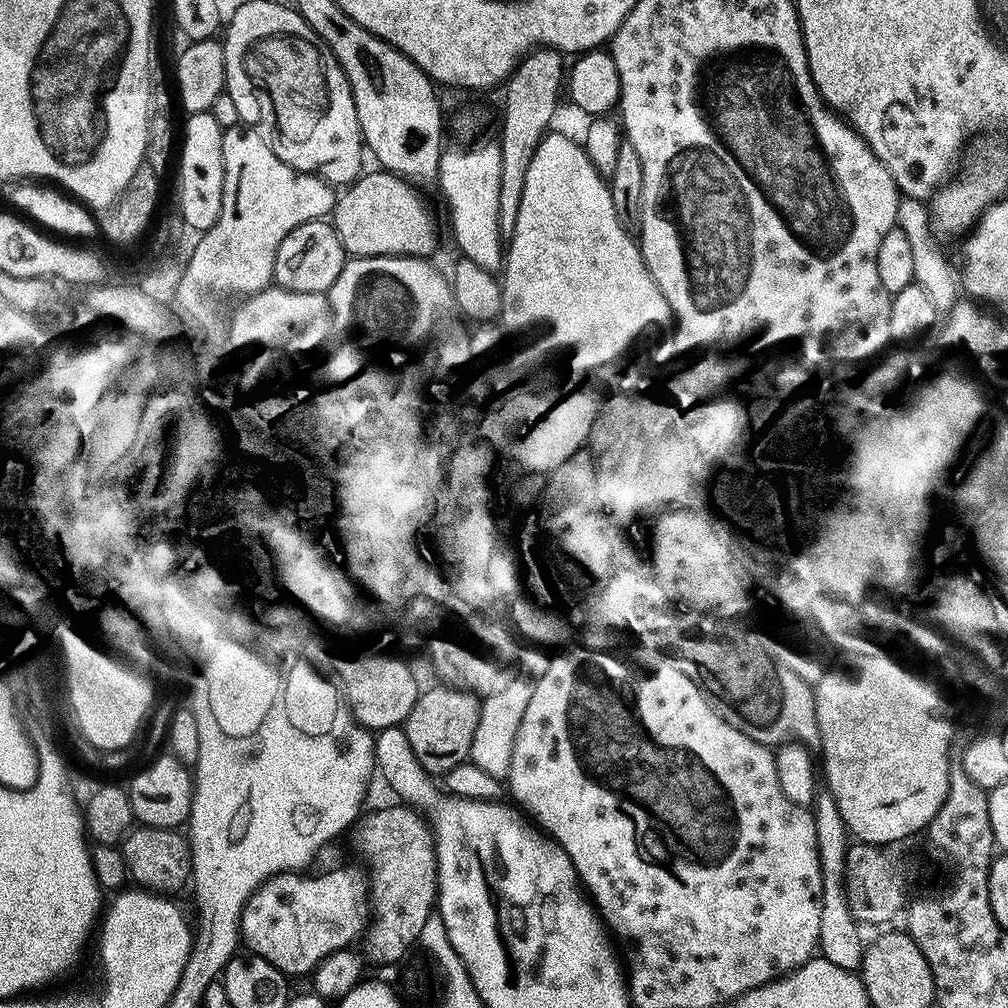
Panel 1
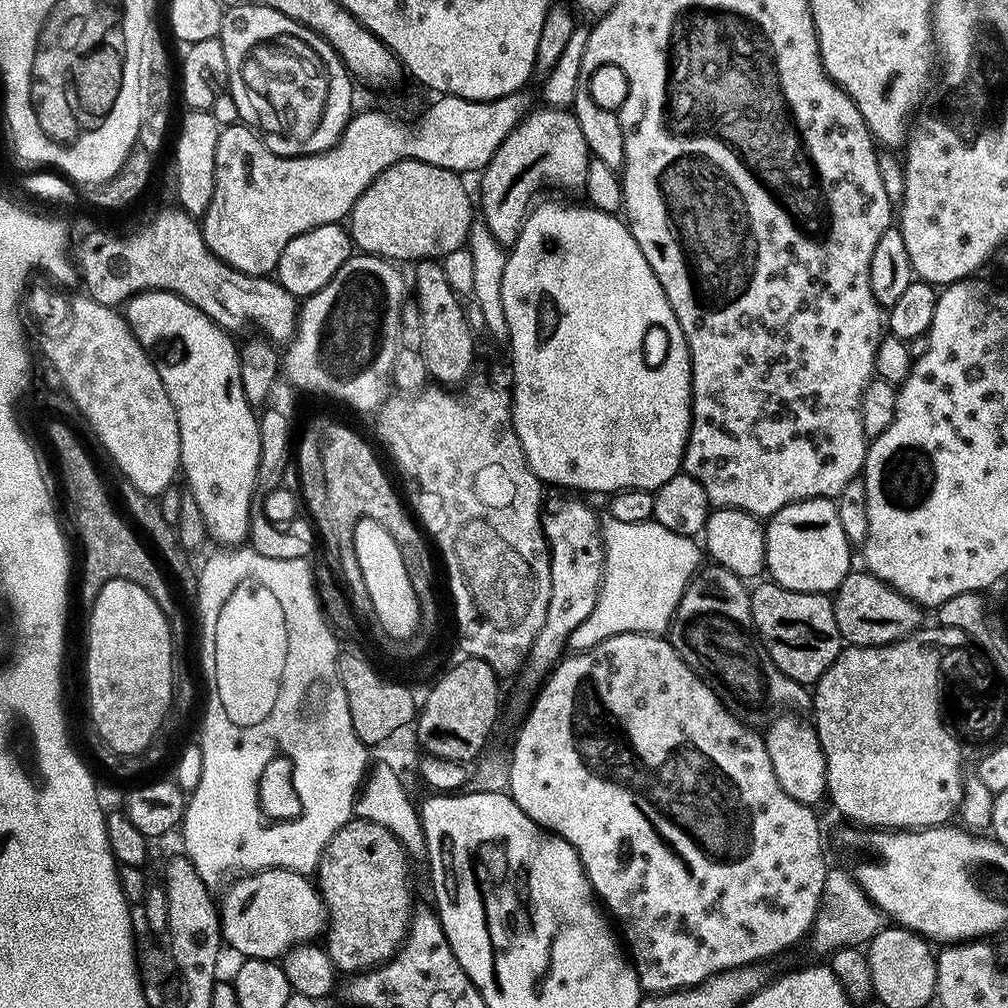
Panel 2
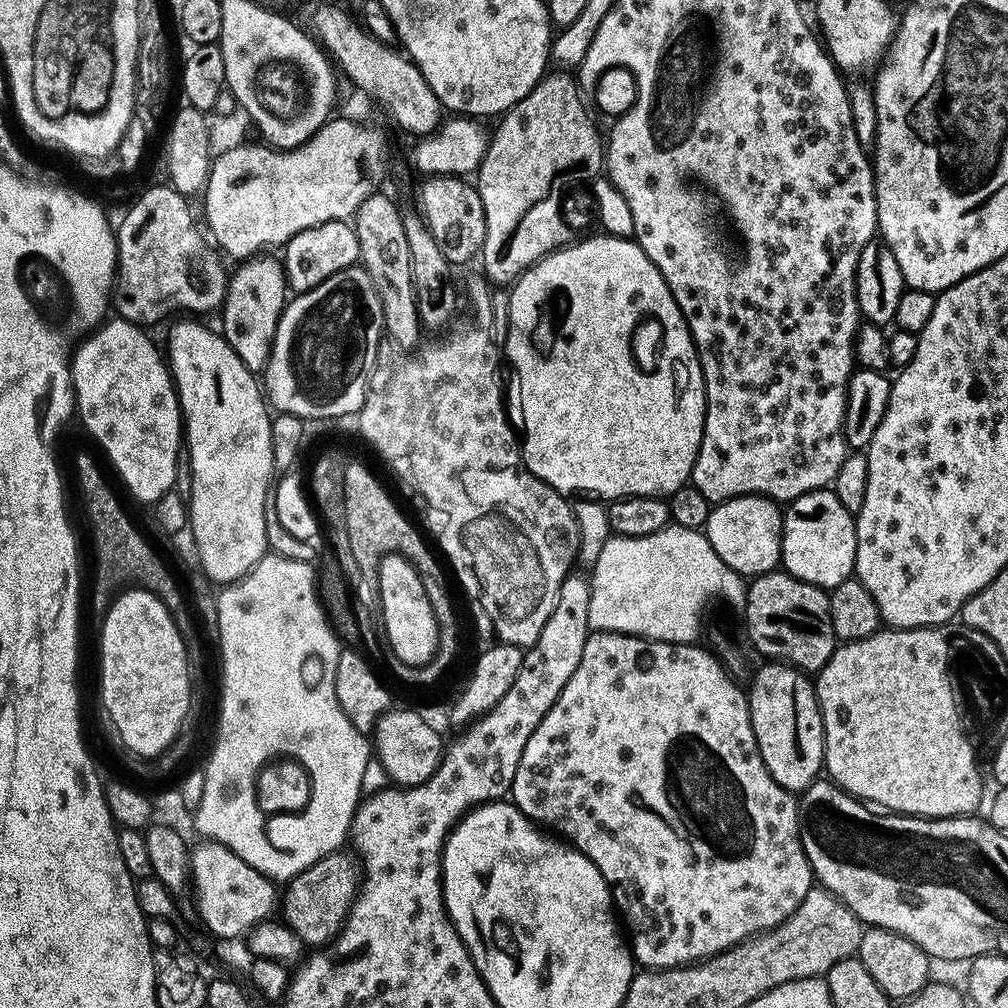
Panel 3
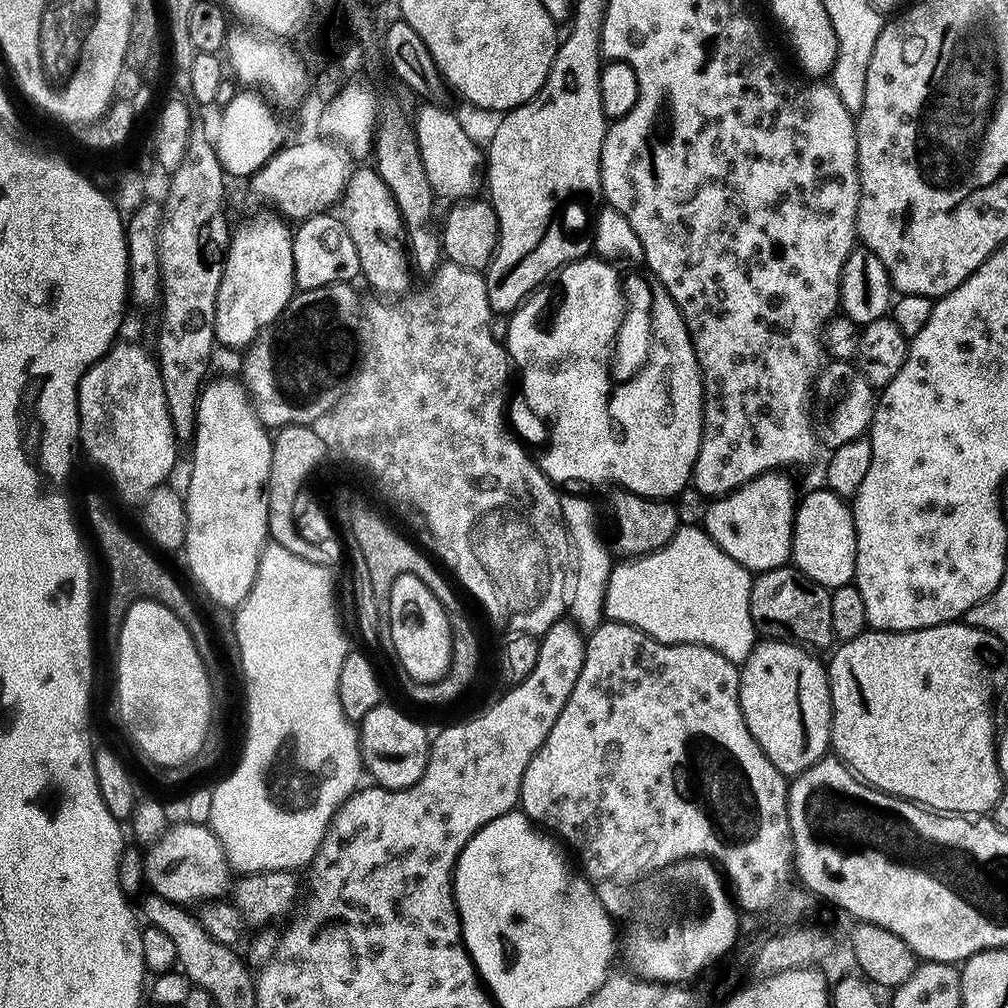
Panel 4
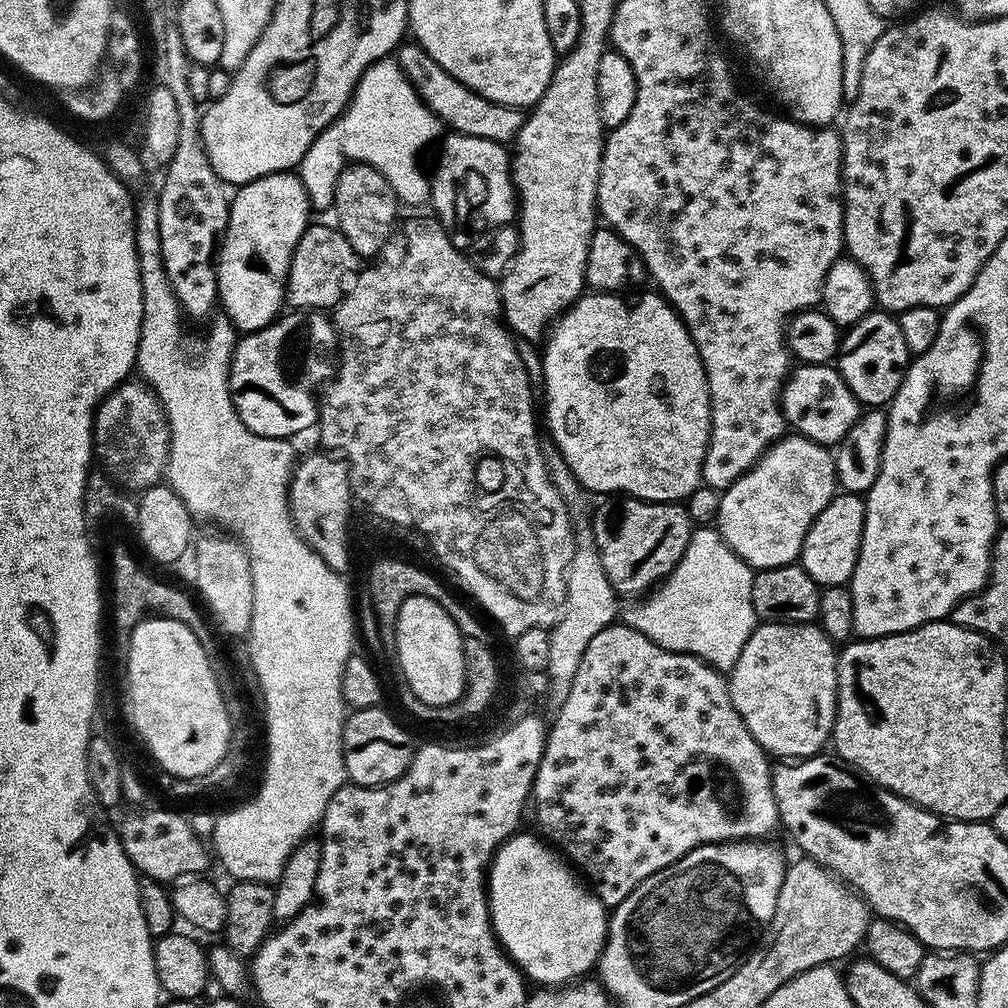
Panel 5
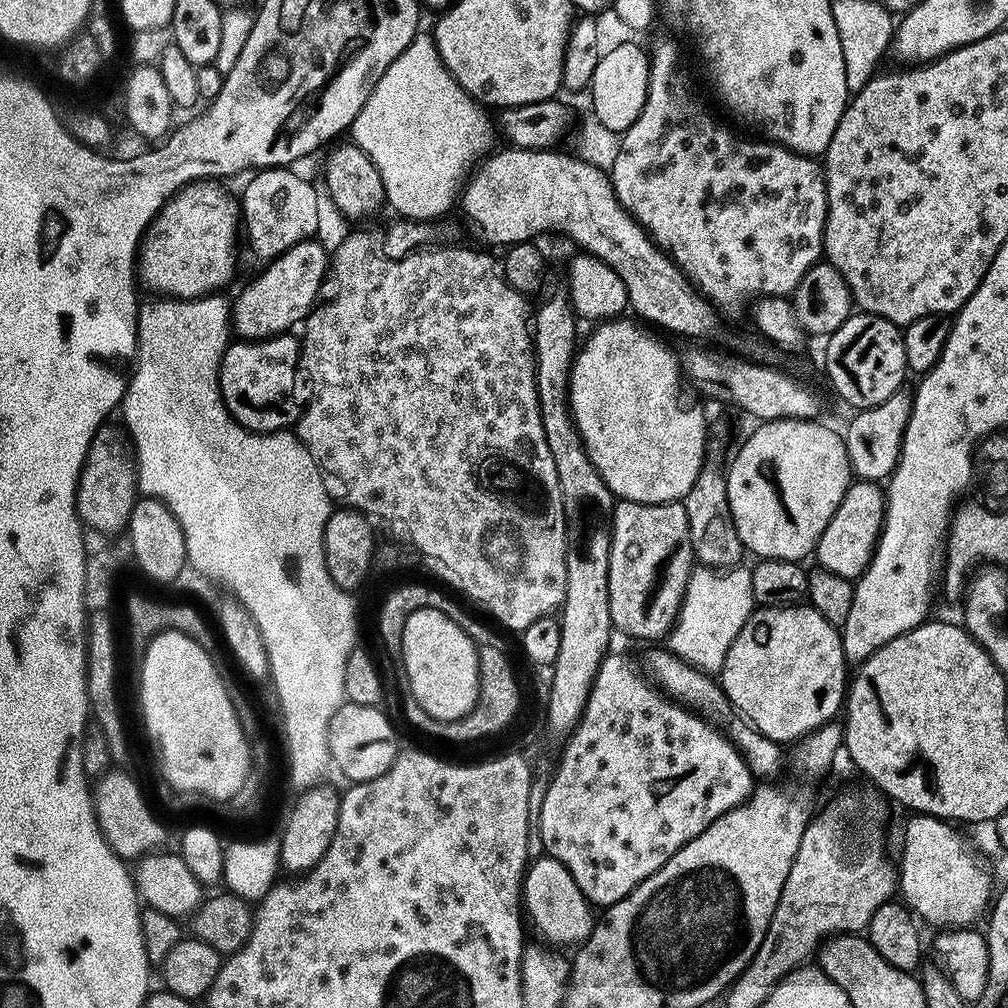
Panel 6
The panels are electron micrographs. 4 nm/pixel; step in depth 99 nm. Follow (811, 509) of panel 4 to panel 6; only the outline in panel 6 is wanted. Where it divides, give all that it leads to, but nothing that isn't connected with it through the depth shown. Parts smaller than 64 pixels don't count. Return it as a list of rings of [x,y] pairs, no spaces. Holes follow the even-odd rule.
[[[857,479],[849,484],[838,510],[816,542],[814,560],[819,567],[855,581],[864,573],[868,558],[872,555],[874,541],[882,523],[882,488],[871,480]]]

